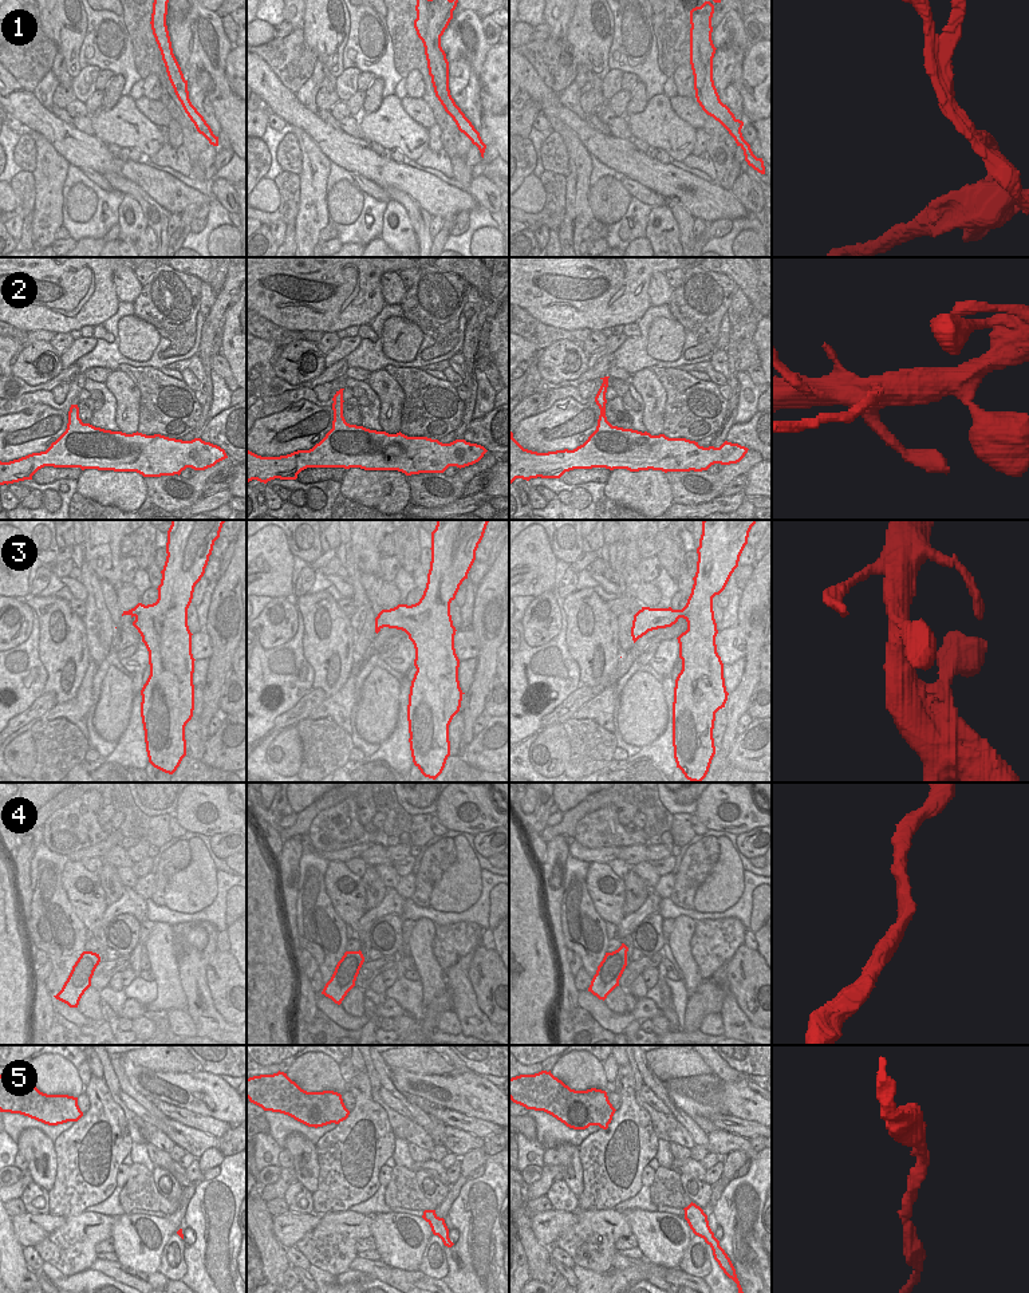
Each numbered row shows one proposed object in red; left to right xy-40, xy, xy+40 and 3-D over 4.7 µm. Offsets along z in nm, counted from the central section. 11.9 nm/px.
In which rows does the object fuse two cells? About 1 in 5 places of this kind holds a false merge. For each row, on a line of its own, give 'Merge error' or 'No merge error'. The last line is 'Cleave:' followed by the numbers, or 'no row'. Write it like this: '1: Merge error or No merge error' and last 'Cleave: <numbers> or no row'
1: Merge error
2: No merge error
3: No merge error
4: Merge error
5: No merge error
Cleave: 1, 4.

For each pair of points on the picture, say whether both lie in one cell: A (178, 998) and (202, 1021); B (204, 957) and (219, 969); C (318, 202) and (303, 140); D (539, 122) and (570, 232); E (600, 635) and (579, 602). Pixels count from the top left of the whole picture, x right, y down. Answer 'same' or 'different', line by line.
A: different
B: different
C: same
D: different
E: same

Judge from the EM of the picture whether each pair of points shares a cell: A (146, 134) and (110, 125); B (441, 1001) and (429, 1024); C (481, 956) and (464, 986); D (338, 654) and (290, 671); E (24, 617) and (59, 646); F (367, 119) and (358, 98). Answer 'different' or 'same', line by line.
A: same
B: same
C: different
D: different
E: different
F: different

